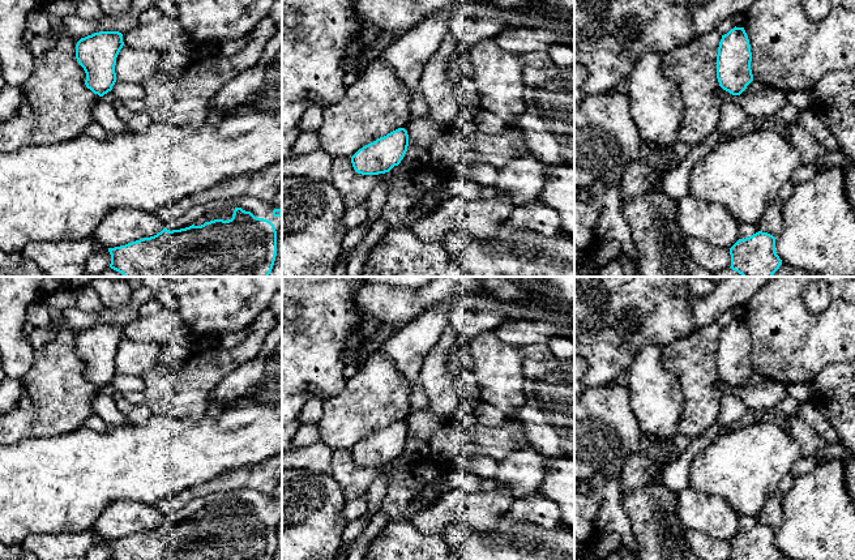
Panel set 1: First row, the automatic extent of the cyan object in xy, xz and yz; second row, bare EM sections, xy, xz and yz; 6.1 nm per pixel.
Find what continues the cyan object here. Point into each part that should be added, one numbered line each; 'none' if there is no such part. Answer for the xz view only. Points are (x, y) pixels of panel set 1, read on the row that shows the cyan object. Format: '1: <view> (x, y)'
none

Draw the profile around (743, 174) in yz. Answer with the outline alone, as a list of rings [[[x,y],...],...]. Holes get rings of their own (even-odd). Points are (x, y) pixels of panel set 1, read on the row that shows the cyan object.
[[[749,125],[693,166],[688,193],[723,206],[739,225],[756,223],[800,164],[800,153],[786,137]]]

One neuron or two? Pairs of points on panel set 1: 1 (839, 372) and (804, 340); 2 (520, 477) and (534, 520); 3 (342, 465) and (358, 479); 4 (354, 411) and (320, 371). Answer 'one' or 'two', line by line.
1: two
2: two
3: one
4: two

